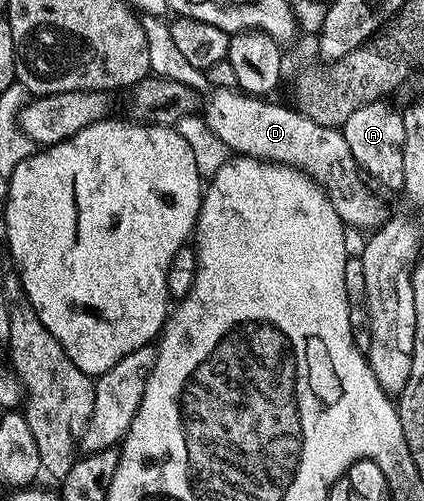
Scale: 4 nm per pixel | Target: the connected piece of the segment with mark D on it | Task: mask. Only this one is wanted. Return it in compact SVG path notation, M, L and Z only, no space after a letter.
M216 88L211 94L205 100L207 125L232 153L302 168L322 185L344 225L374 230L384 223L383 204L370 188L340 129L319 126L294 107L270 104L270 99L248 96L242 90Z

